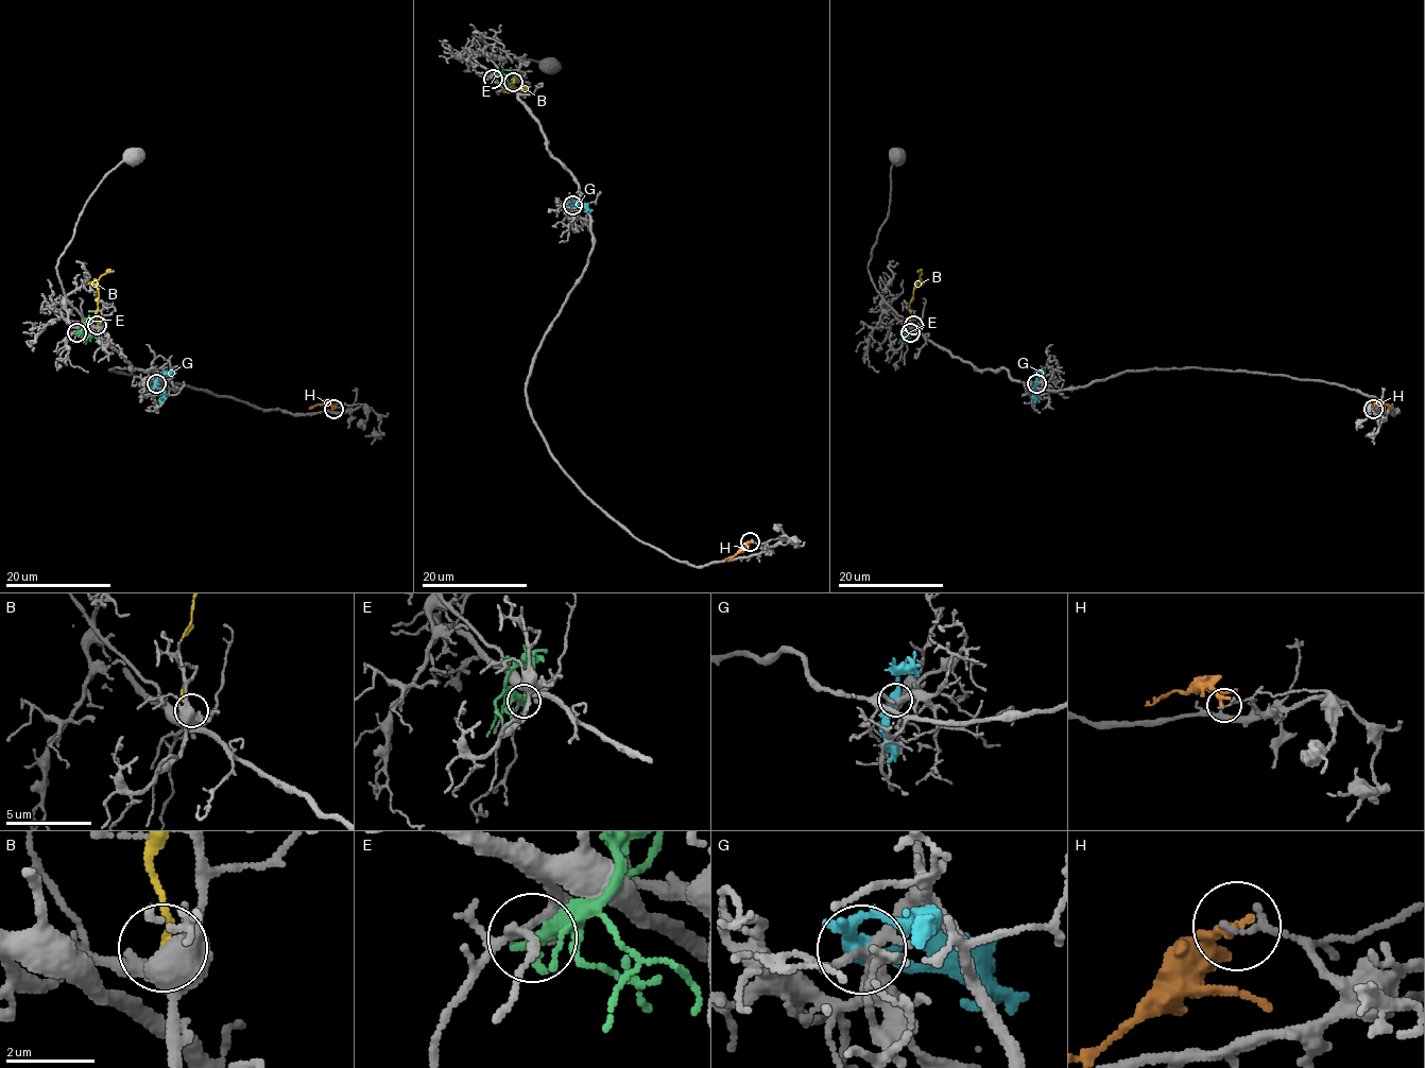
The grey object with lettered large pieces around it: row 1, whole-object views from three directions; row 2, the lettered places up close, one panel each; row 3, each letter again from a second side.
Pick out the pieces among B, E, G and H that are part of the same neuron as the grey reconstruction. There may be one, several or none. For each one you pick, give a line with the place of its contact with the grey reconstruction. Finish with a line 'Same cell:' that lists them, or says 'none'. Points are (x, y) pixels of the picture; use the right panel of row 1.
B: (913, 325)
Same cell: B

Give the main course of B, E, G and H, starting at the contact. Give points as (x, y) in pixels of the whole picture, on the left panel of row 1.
B: (97, 325), (97, 281), (114, 271)
E: (76, 332), (90, 316)
G: (156, 383), (161, 374), (176, 373)
H: (333, 408), (329, 402), (308, 408)

